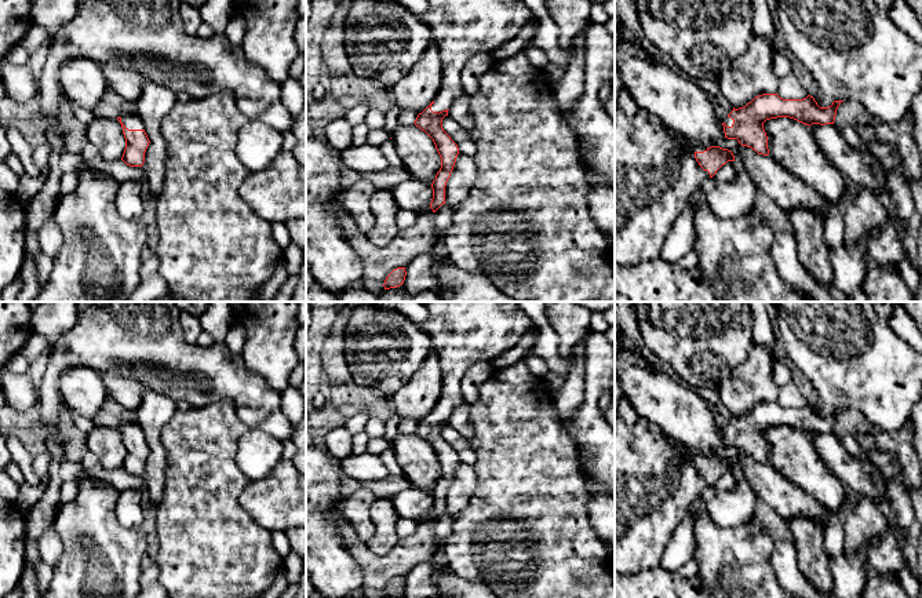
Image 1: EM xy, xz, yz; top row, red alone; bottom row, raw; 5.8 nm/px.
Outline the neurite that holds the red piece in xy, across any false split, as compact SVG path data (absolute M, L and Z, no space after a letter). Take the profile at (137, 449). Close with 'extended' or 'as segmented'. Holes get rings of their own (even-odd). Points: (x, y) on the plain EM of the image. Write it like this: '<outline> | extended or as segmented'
M134 424L117 426L121 433L125 446L125 457L121 468L130 475L142 475L145 471L145 462L150 452L141 427Z | extended

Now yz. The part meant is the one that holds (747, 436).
M762 402L743 416L733 416L722 427L725 446L737 448L741 455L768 464L768 445L764 438L766 429L790 426L809 435L834 433L837 417L842 411L834 409L831 415L820 416L810 404L803 408L783 408L777 402Z | extended

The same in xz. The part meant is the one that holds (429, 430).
M420 302L429 318L419 324L430 338L440 361L441 395L436 408L418 423L415 434L434 451L441 477L431 492L430 517L445 513L445 495L459 463L458 453L442 437L452 411L464 402L462 380L475 362L491 362L518 344L535 327L518 302Z | extended

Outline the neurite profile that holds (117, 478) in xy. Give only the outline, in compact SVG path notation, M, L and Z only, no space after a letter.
M88 462L77 480L91 480L94 482L103 482L113 486L117 492L127 489L143 489L145 482L142 475L130 475L123 468L106 470L96 462Z

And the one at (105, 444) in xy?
M94 427L87 434L87 446L91 460L103 468L121 468L125 457L125 446L117 427Z

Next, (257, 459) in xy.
M248 429L238 440L237 464L252 481L265 478L283 459L283 442L258 429Z

